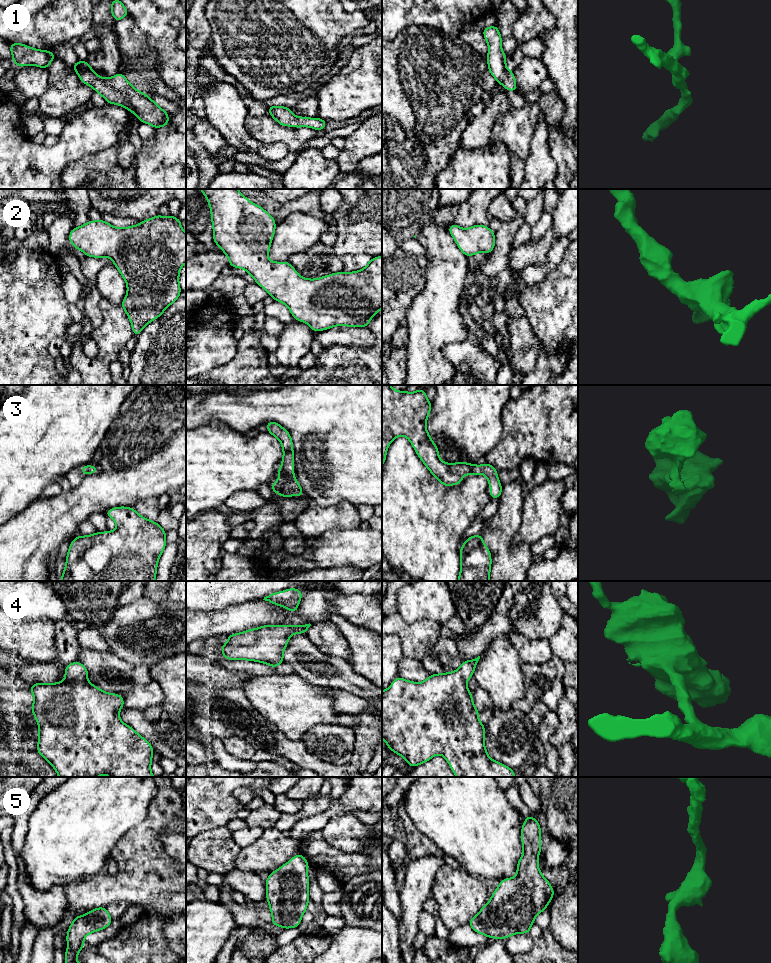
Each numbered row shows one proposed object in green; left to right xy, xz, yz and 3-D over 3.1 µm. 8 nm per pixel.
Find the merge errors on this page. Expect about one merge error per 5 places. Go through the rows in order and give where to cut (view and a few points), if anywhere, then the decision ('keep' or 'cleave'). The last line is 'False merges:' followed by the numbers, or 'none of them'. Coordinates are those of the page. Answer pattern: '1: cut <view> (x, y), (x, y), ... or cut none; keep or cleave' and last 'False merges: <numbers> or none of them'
1: cut none; keep
2: cut none; keep
3: cut none; keep
4: cut none; keep
5: cut none; keep
False merges: none of them

